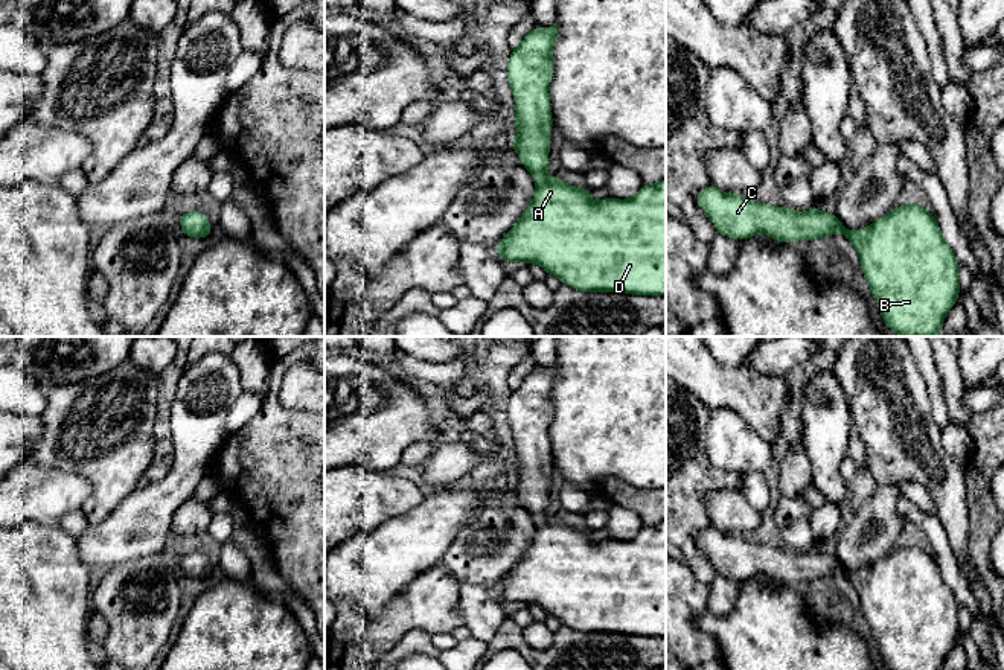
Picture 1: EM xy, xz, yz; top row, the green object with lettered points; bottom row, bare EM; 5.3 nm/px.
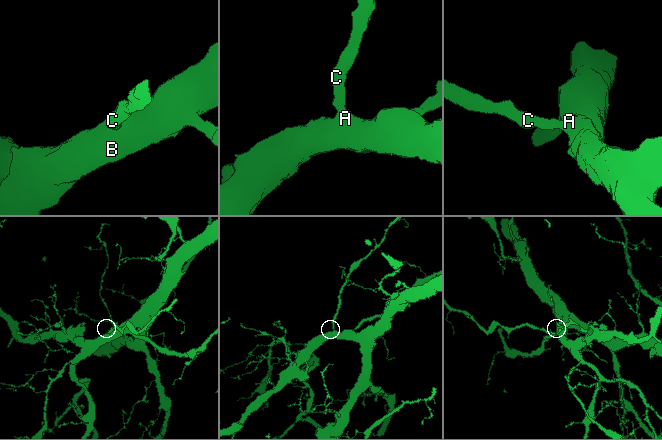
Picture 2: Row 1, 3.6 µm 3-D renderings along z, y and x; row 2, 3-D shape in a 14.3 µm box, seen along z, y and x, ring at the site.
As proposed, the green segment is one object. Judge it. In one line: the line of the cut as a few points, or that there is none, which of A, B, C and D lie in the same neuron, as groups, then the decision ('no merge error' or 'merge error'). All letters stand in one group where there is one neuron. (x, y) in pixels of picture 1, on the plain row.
no cut | A B C D | no merge error

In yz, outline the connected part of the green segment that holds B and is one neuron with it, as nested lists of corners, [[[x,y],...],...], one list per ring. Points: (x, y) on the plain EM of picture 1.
[[[715,525],[696,533],[699,548],[718,574],[745,582],[757,574],[775,583],[815,582],[839,574],[849,579],[858,592],[858,601],[888,670],[942,670],[951,649],[958,643],[958,601],[942,576],[935,557],[920,545],[897,547],[871,566],[849,571],[835,554],[817,547],[806,553],[769,547],[745,536],[725,534]]]

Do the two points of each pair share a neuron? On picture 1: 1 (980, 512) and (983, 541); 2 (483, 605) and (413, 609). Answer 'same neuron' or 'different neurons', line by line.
1: same neuron
2: different neurons

